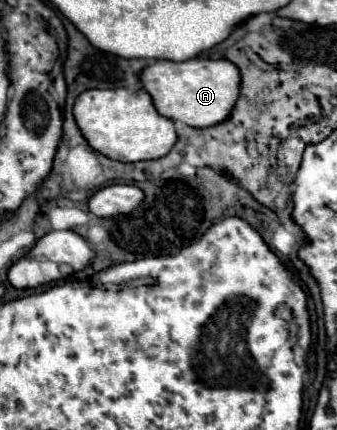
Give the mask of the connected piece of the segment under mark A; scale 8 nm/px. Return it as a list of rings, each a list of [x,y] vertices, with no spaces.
[[[188,59],[182,63],[176,61],[156,61],[142,71],[142,85],[150,93],[160,115],[186,123],[190,127],[214,127],[224,123],[238,97],[240,97],[240,69],[226,59]]]

